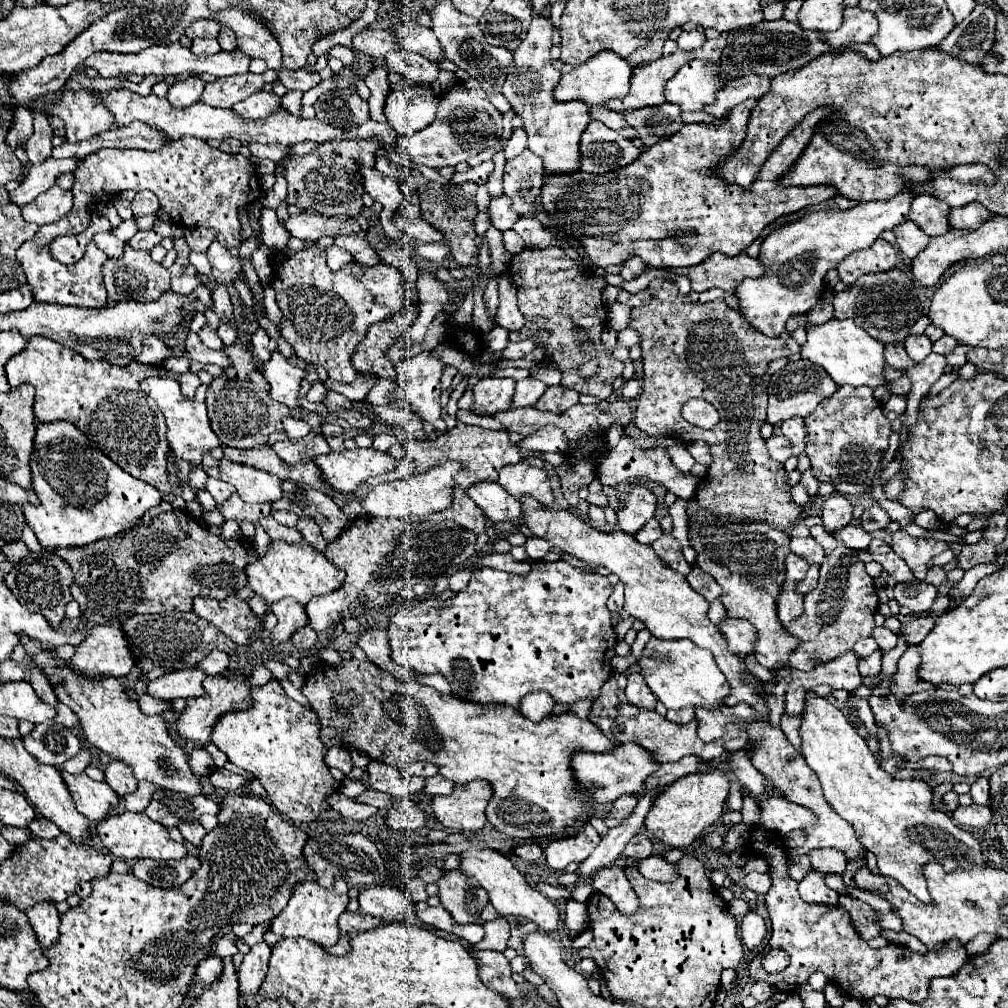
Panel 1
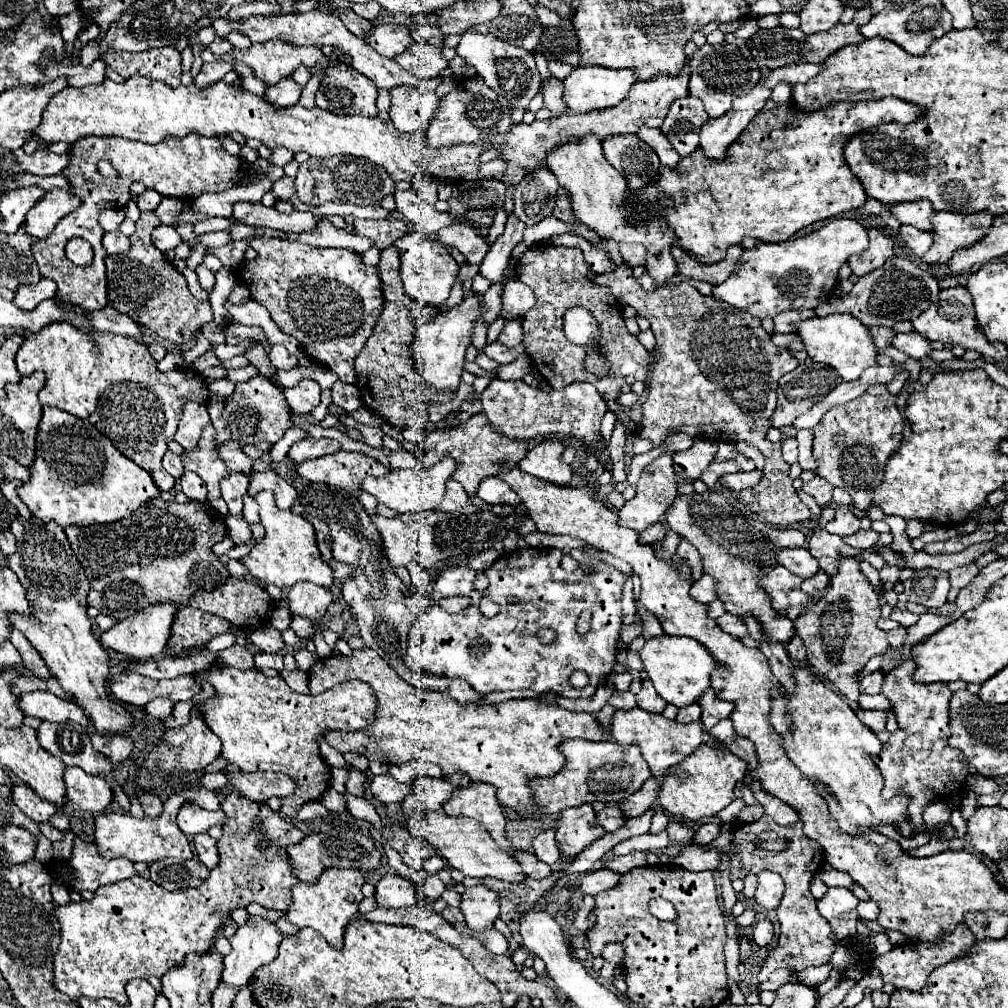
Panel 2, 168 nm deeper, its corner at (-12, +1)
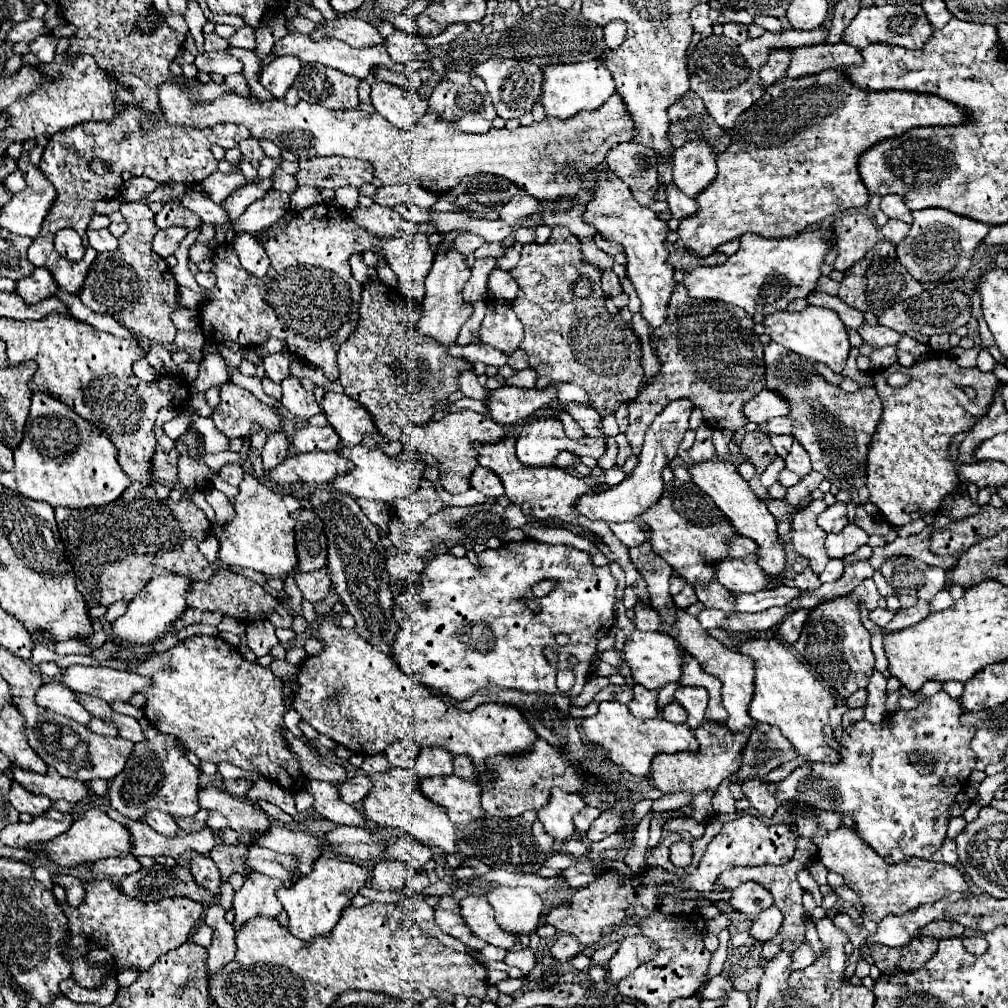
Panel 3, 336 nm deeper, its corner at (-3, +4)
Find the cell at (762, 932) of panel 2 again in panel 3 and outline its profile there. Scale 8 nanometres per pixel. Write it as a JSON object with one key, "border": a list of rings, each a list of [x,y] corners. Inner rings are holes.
{"border":[[[770,906],[770,908],[766,908],[766,912],[762,912],[762,914],[754,920],[750,934],[752,934],[756,940],[766,942],[766,940],[770,940],[770,938],[776,936],[776,932],[778,932],[780,926],[782,926],[782,912],[780,912],[776,906]]]}

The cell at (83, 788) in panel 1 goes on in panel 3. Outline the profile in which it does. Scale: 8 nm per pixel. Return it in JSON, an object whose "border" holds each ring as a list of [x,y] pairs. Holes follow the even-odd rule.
{"border":[[[12,768],[12,776],[16,778],[16,782],[22,788],[30,790],[32,794],[48,796],[50,800],[64,798],[70,804],[78,804],[88,794],[86,784],[72,780],[72,778],[58,776],[58,772],[54,772],[54,768],[48,768],[46,774],[34,774],[34,772],[24,770],[24,768]]]}

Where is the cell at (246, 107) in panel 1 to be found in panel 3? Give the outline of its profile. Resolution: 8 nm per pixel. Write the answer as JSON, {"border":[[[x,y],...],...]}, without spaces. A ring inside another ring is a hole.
{"border":[[[278,56],[274,62],[270,62],[264,72],[262,72],[262,86],[274,96],[274,98],[282,98],[288,88],[292,86],[296,74],[298,74],[298,66],[300,60],[294,56]]]}

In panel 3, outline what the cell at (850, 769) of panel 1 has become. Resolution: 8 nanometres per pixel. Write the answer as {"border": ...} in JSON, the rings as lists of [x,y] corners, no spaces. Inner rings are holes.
{"border":[[[748,636],[738,642],[738,652],[750,656],[756,668],[754,694],[748,714],[754,720],[778,726],[782,734],[794,744],[798,754],[808,756],[808,760],[836,762],[838,754],[824,746],[824,724],[828,724],[828,712],[836,706],[836,698],[810,674],[810,670],[776,638]]]}

